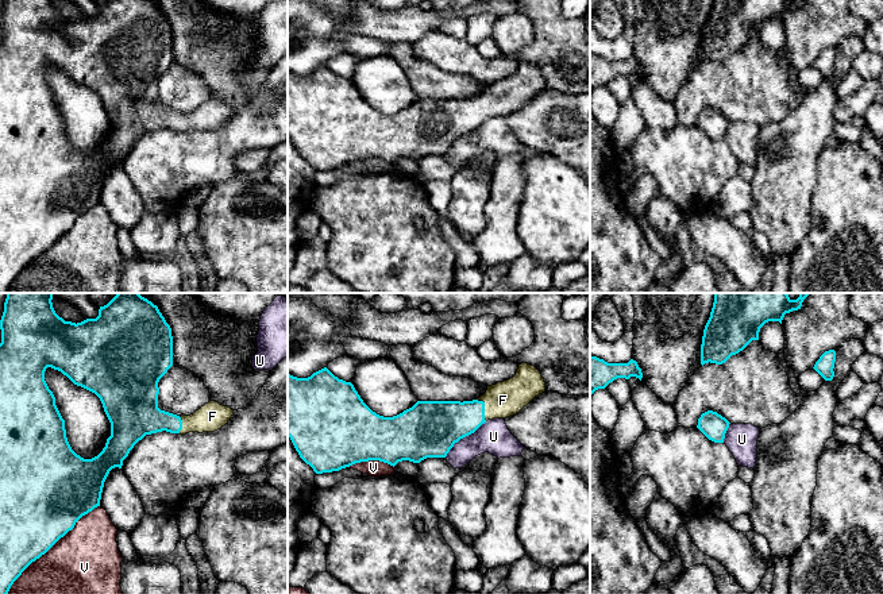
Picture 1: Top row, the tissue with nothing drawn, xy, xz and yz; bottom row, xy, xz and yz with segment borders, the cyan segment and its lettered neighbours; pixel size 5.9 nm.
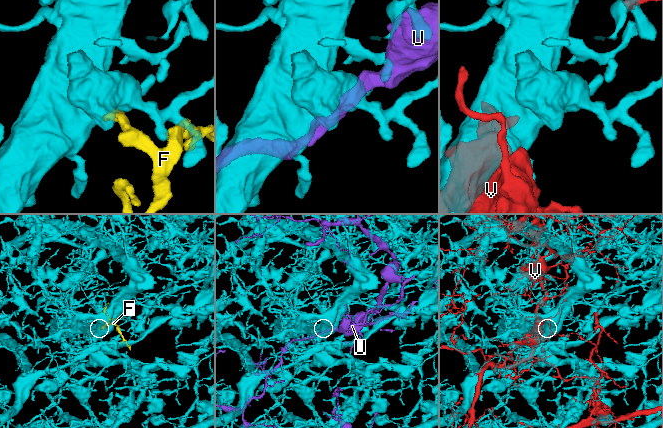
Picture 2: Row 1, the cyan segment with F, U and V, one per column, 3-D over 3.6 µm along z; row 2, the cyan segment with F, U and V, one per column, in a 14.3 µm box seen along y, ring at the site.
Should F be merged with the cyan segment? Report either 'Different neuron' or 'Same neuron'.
Same neuron

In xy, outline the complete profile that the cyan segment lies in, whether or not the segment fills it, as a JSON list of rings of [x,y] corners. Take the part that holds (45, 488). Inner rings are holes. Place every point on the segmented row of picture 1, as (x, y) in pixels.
[[[7,293],[4,312],[0,320],[0,594],[8,594],[14,582],[32,562],[45,555],[61,537],[72,531],[82,516],[100,506],[104,482],[109,471],[115,467],[122,468],[123,460],[128,456],[130,451],[146,435],[162,431],[180,435],[189,432],[215,432],[224,427],[234,414],[231,408],[220,405],[216,401],[209,401],[193,414],[181,417],[158,408],[158,382],[173,366],[173,336],[171,328],[166,323],[158,306],[142,297],[139,293],[117,293],[107,305],[100,306],[99,316],[96,319],[86,319],[77,324],[65,321],[59,317],[53,308],[51,300],[53,293]],[[47,367],[61,371],[74,385],[95,393],[100,398],[104,412],[111,423],[111,436],[107,439],[105,447],[97,456],[84,459],[72,450],[66,437],[65,420],[55,405],[53,392],[45,381],[45,371]]]

